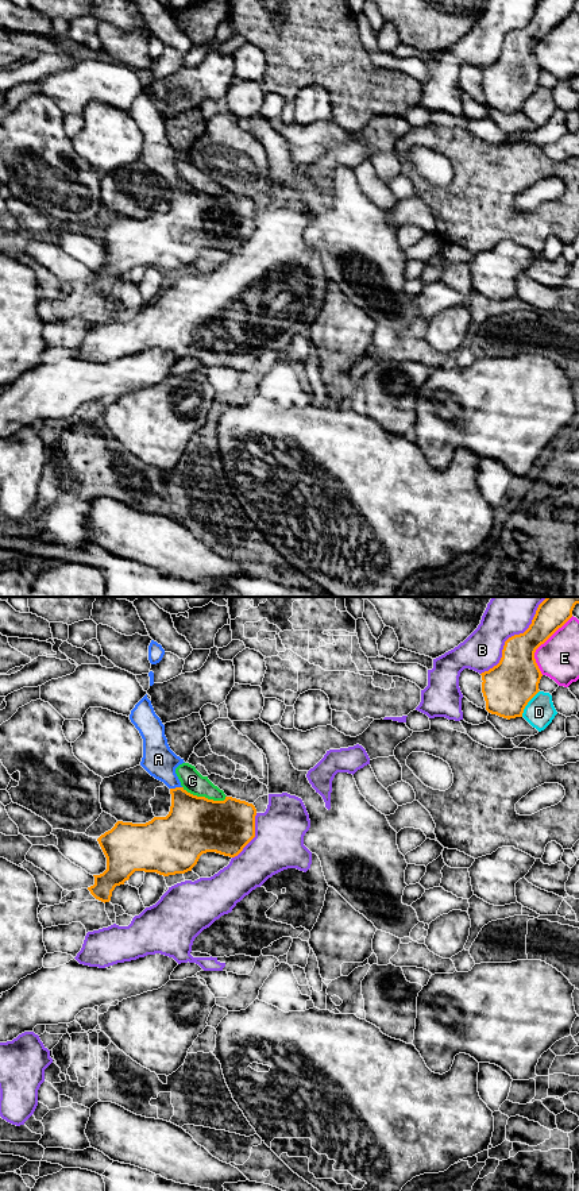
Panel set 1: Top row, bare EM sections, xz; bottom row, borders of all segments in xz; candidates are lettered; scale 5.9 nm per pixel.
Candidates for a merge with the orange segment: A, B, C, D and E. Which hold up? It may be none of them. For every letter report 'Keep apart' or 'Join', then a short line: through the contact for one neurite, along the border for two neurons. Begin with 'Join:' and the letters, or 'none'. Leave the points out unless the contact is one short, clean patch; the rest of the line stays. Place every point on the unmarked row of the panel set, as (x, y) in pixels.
Join: A
A: Join. Line: xz (195, 219), (189, 214), (176, 182), (158, 154)
B: Keep apart
C: Keep apart
D: Keep apart
E: Keep apart

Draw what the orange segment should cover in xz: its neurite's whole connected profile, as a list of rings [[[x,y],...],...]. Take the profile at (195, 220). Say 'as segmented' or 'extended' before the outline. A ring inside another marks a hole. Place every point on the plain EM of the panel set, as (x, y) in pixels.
extended; [[[147,89],[131,105],[130,115],[143,134],[140,161],[170,184],[171,201],[166,212],[154,212],[146,219],[117,216],[111,226],[97,234],[107,253],[107,265],[93,270],[94,280],[88,285],[104,298],[111,296],[115,282],[124,280],[135,266],[157,267],[163,271],[185,269],[192,266],[202,248],[216,247],[235,253],[255,232],[256,204],[252,198],[232,192],[213,196],[193,190],[181,181],[175,163],[185,157],[170,144],[165,120],[155,109]]]

